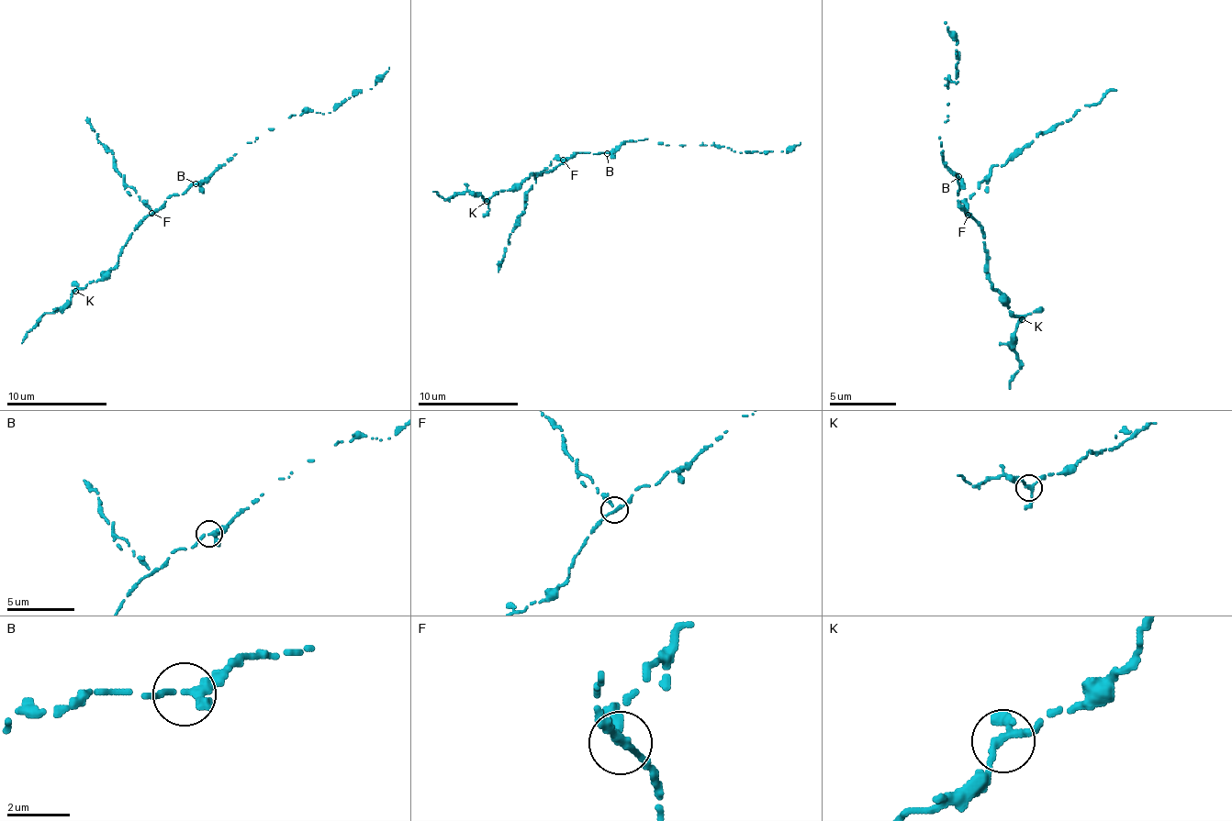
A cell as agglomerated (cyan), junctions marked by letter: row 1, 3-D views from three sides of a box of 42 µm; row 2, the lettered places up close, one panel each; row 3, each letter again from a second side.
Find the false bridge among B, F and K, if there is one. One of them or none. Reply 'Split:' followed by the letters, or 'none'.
Split: F

